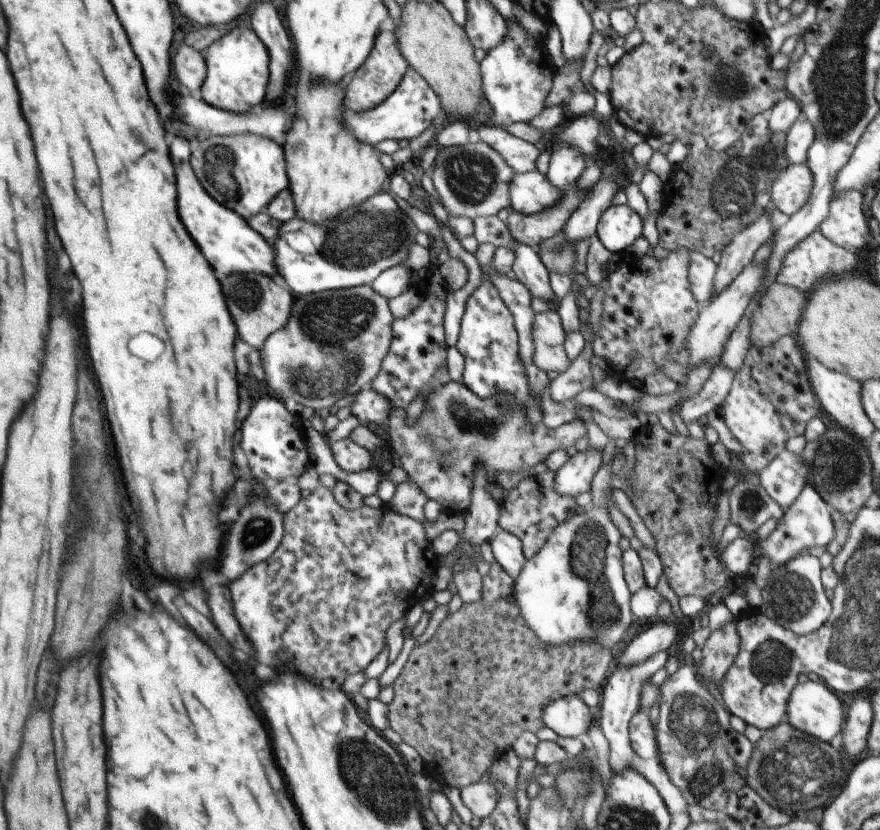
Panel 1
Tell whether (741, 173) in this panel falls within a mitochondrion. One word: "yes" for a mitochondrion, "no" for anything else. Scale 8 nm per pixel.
yes

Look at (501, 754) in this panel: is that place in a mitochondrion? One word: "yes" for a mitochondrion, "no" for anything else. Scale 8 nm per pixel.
no

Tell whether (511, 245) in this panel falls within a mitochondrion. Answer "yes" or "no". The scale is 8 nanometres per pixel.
no

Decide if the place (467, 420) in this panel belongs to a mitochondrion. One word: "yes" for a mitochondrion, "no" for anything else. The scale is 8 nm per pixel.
yes

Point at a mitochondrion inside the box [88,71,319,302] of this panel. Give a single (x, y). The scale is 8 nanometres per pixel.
(220, 165)

